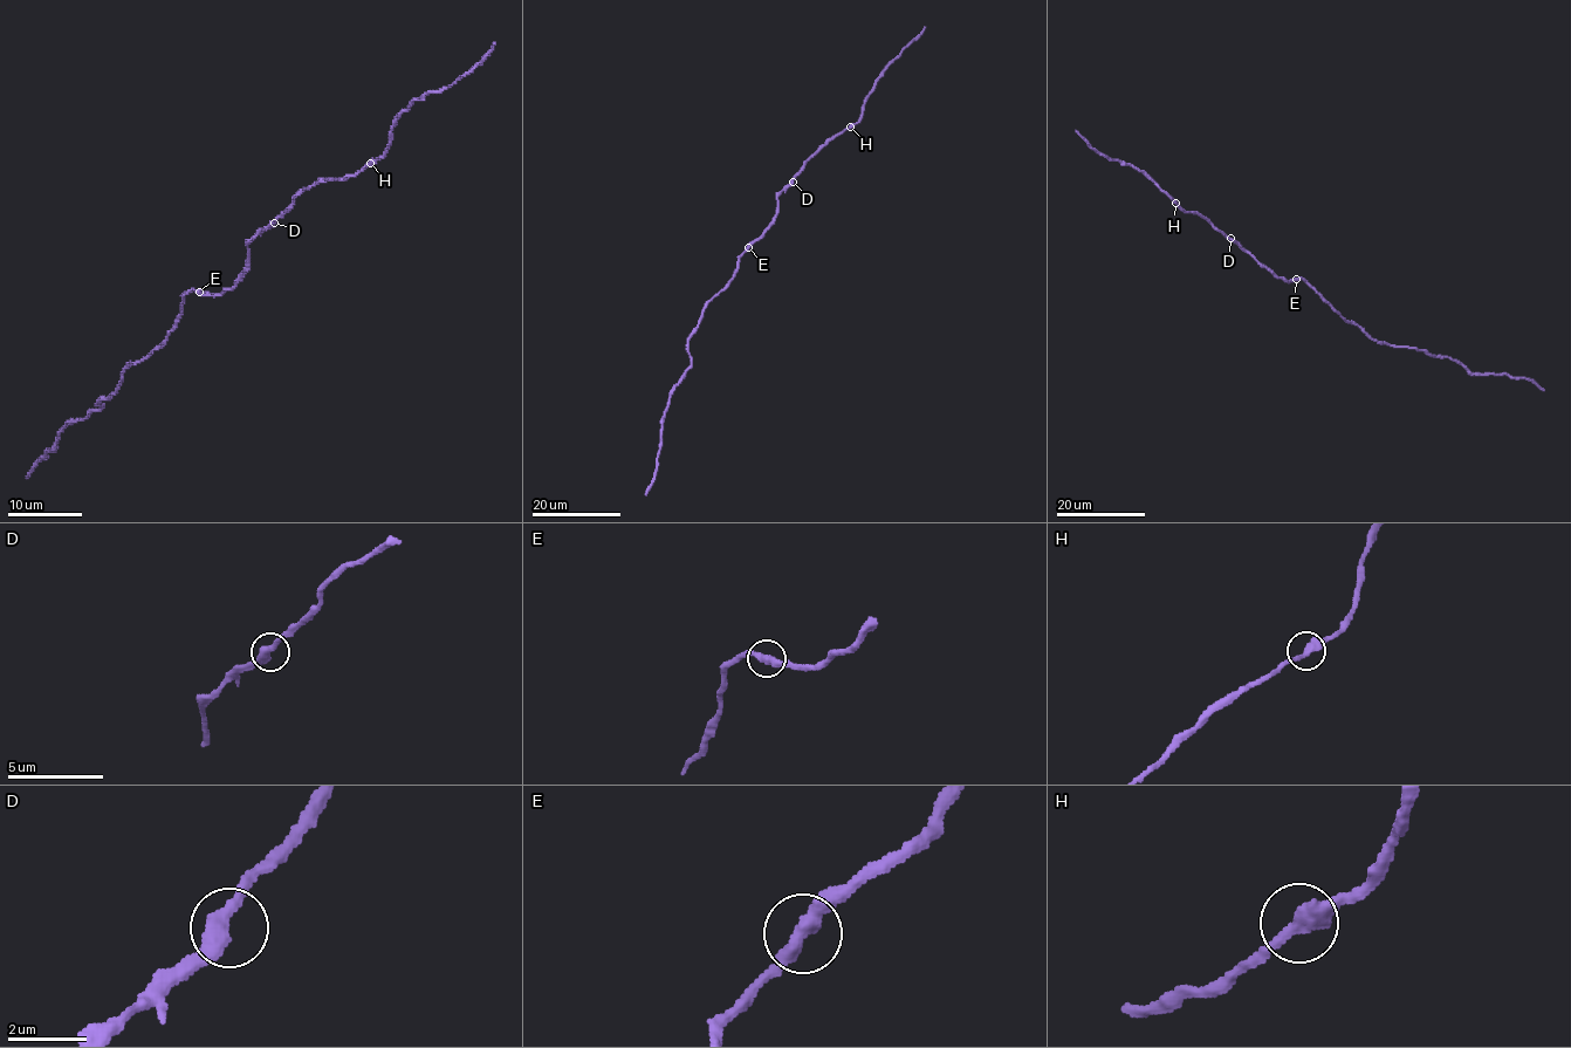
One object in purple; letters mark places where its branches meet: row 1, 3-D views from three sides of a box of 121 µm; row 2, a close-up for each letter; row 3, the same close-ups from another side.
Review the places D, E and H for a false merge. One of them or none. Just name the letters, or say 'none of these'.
none of these

